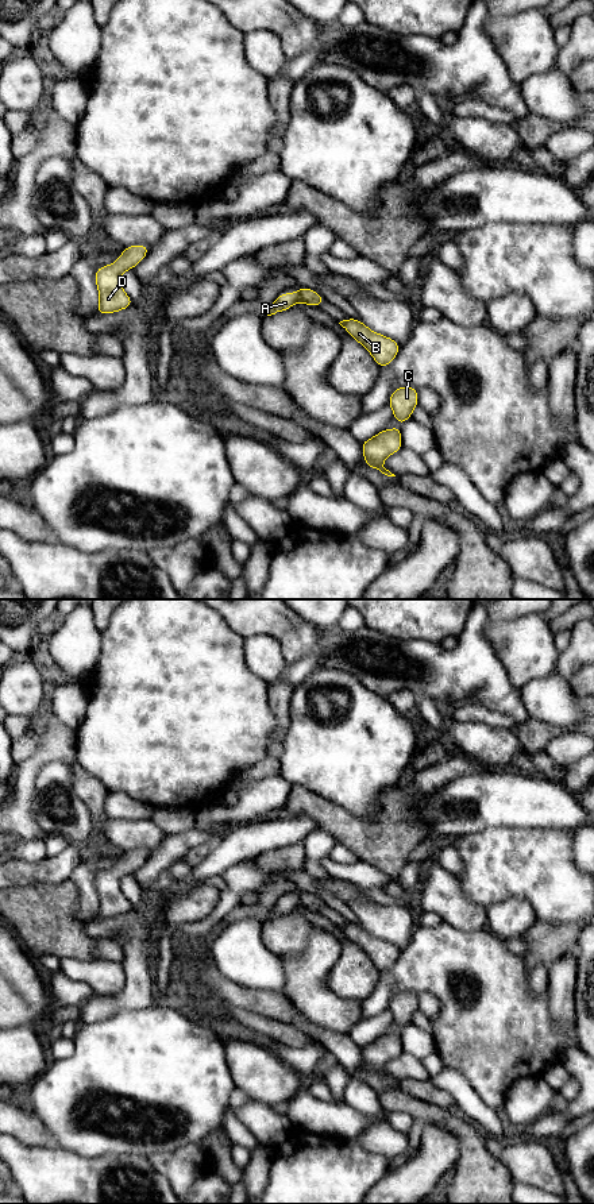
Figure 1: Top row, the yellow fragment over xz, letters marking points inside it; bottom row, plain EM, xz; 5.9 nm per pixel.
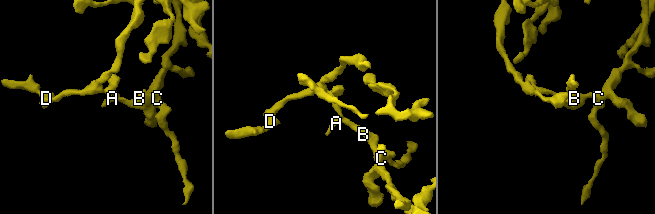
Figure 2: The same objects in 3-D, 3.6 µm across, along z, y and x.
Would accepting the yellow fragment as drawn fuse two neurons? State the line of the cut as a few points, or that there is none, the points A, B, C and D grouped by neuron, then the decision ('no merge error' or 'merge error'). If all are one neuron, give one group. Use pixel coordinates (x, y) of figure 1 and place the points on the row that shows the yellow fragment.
cut xz (300, 289), (297, 300); groups A D / B C; merge error

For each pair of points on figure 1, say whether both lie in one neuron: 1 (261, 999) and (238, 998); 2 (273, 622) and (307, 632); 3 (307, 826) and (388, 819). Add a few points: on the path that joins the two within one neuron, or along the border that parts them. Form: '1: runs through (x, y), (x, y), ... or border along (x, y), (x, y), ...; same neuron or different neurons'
1: runs through (255, 999), (243, 998); same neuron
2: runs through (281, 622), (292, 632), (299, 632); same neuron
3: border along (292, 815), (308, 815), (317, 828); different neurons

